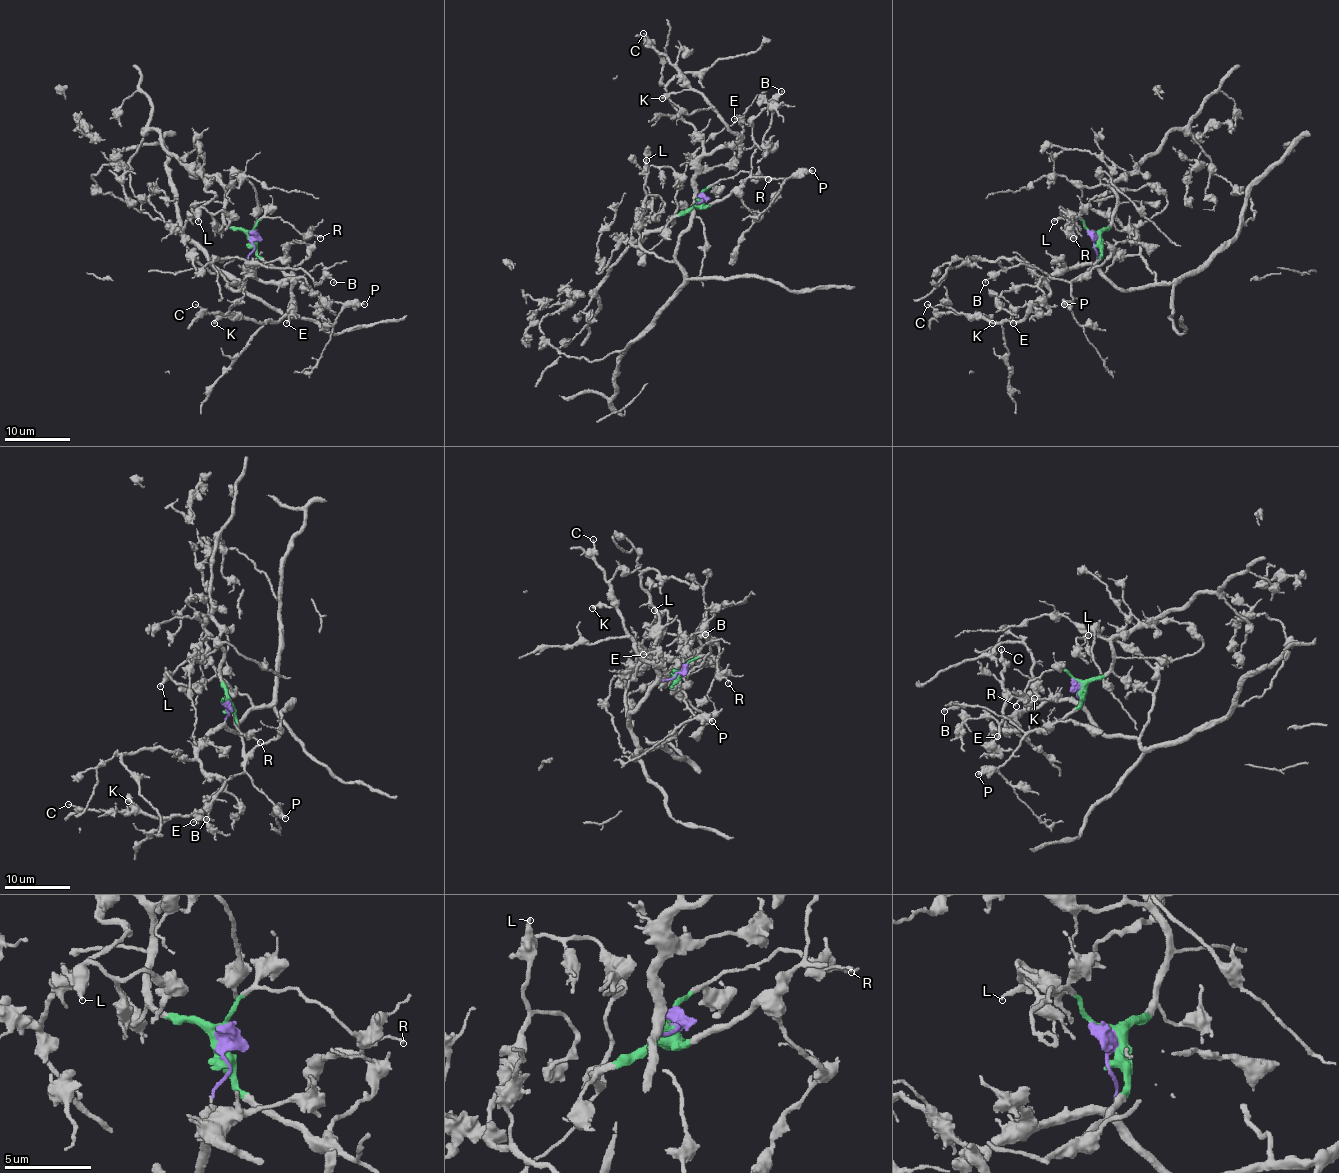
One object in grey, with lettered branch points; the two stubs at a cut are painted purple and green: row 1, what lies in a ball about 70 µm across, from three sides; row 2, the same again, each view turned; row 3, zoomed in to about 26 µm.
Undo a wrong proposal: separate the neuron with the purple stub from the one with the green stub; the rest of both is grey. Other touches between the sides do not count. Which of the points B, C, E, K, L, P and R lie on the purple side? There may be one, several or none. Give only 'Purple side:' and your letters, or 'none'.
Purple side: C, E, K, L

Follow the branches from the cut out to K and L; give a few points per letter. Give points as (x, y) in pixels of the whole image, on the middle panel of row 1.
K: (699, 204), (694, 166), (716, 149), (739, 154), (739, 138), (698, 92), (662, 99)
L: (699, 204), (701, 200), (696, 202), (673, 261), (635, 246), (632, 225), (645, 195), (647, 159)

